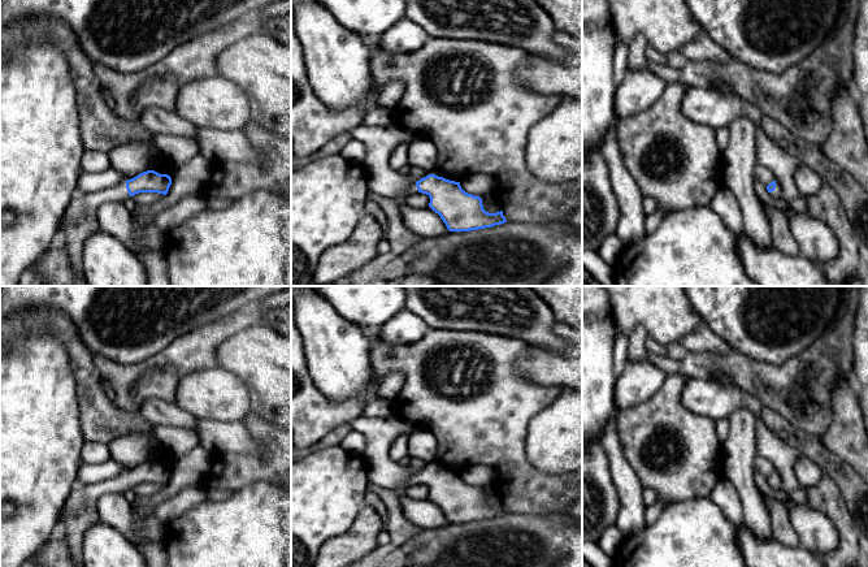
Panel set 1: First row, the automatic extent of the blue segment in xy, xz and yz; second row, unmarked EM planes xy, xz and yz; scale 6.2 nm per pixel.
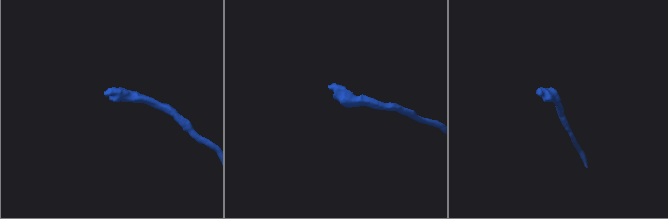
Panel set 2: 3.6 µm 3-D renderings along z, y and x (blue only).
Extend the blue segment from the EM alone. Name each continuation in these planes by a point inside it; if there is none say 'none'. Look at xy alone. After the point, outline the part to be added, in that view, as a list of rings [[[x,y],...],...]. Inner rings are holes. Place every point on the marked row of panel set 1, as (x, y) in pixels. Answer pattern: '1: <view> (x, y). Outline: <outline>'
1: xy (83, 204). Outline: [[[126,181],[94,192],[77,192],[61,218],[60,228],[68,230],[83,218],[97,217],[97,211],[103,204],[108,202],[125,202],[129,196]]]

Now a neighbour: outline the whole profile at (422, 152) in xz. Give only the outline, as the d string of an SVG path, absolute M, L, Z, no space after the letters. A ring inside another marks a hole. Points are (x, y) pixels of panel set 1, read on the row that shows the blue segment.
M417 137L408 151L409 166L418 166L425 172L434 174L437 166L438 150L435 144L426 138Z

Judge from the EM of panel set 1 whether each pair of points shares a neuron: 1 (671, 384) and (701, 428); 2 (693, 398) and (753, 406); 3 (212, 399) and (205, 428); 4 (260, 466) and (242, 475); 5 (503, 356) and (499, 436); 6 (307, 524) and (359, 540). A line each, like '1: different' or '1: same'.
1: same
2: same
3: different
4: same
5: same
6: different

